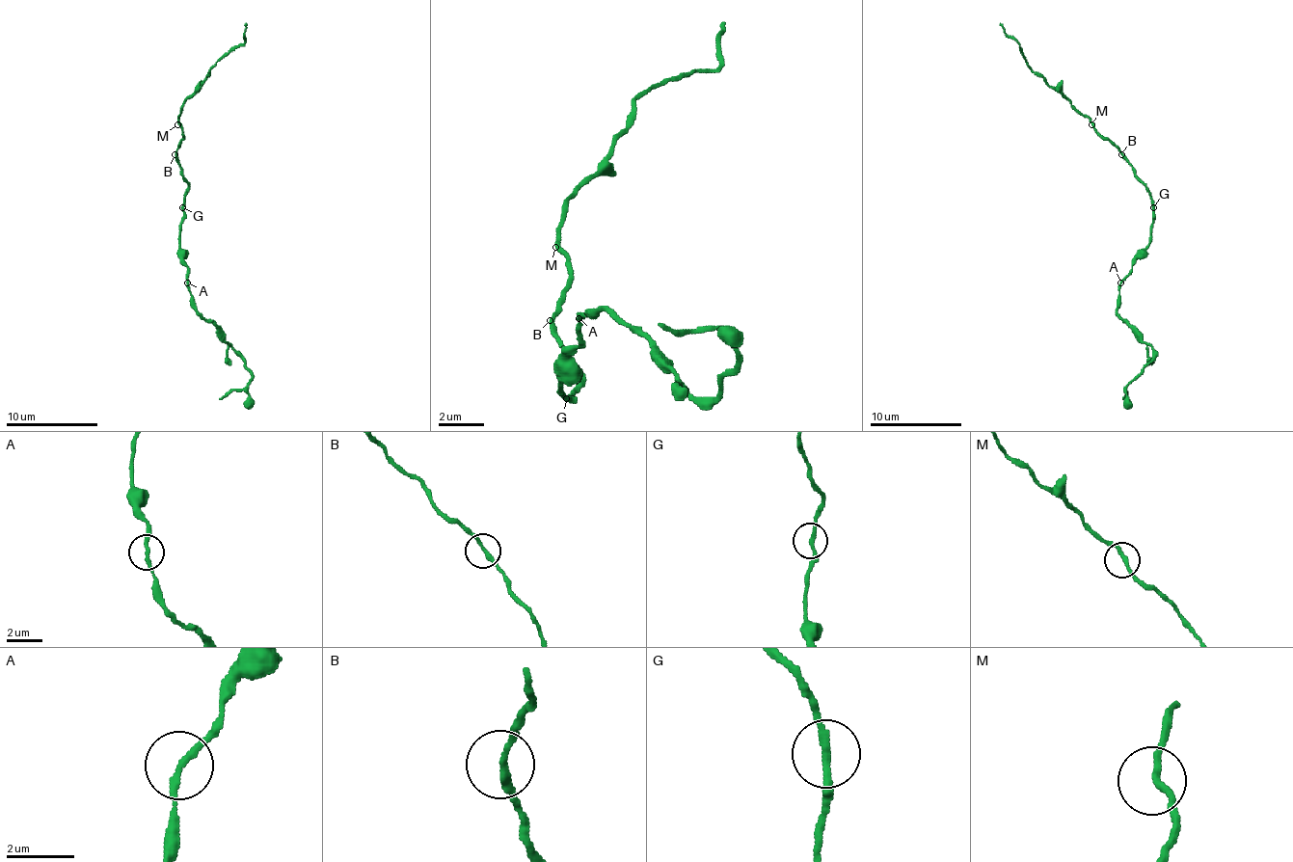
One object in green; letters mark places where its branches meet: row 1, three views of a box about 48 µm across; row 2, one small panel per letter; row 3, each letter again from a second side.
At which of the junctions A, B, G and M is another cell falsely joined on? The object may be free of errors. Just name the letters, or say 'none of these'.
none of these

